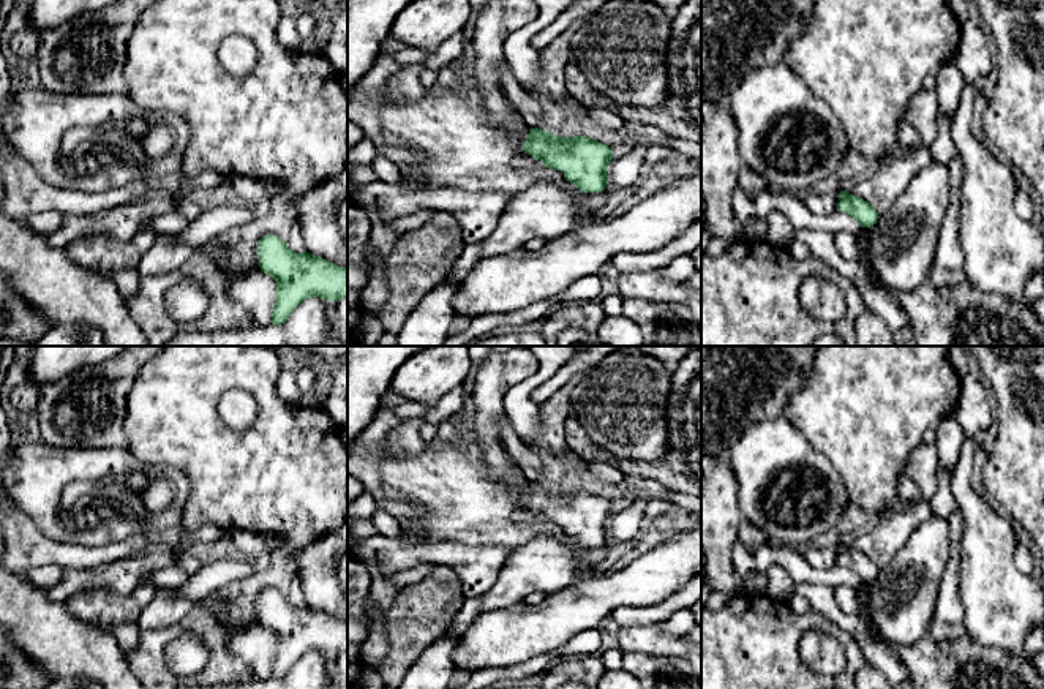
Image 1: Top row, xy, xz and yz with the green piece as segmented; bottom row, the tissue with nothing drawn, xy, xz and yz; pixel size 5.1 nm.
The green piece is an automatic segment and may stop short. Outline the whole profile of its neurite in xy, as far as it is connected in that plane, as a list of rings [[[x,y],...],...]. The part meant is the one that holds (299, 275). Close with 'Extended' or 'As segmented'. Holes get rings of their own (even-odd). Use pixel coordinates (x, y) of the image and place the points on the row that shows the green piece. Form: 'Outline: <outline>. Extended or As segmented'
Outline: [[[278,235],[257,243],[259,267],[276,281],[272,324],[281,326],[308,297],[338,302],[347,297],[347,269],[321,256],[294,253]]]. As segmented

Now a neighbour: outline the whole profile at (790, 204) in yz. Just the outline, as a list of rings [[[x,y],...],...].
[[[766,186],[760,194],[750,198],[744,190],[733,191],[734,218],[741,223],[749,218],[766,218],[771,212],[783,213],[793,229],[850,232],[858,237],[862,226],[848,213],[836,210],[831,215],[812,213],[801,194],[772,190]]]

